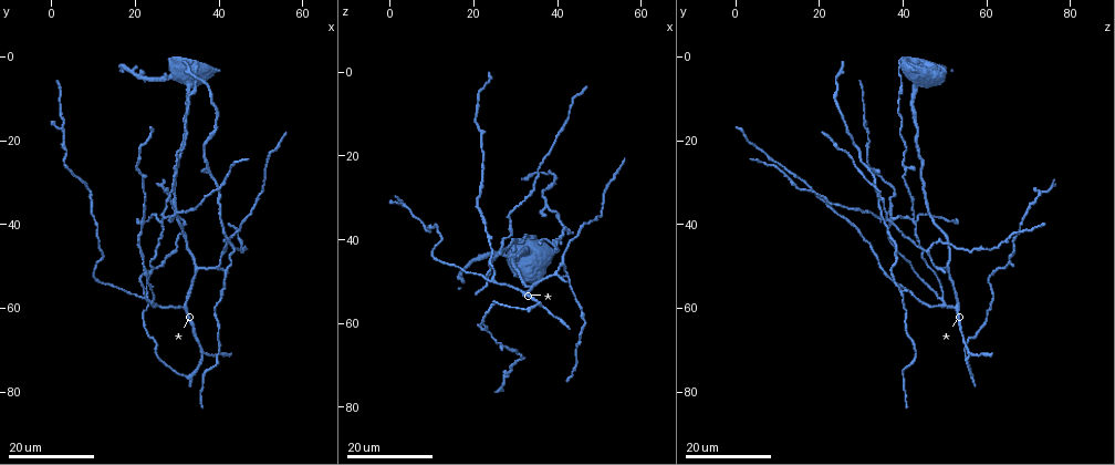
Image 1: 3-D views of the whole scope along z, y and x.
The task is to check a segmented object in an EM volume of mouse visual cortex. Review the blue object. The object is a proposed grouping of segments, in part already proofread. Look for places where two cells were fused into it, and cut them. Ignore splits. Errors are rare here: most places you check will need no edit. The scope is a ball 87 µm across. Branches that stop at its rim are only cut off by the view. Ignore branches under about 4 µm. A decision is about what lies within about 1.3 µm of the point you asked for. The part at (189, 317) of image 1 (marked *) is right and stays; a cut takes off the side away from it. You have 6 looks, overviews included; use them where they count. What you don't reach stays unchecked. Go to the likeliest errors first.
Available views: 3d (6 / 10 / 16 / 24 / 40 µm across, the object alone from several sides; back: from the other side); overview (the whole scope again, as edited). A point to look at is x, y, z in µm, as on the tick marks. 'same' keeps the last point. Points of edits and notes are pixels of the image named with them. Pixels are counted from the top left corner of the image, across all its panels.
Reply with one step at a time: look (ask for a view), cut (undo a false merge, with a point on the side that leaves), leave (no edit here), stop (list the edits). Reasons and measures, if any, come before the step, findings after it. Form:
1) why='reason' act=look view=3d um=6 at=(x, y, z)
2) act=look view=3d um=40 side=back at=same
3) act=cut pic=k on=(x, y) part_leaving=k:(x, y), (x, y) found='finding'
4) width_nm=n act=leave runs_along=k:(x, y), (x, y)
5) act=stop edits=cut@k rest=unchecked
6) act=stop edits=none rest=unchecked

why='looks like a crossing' act=look view=3d um=24 at=(27.0, 39.0, 42.5)

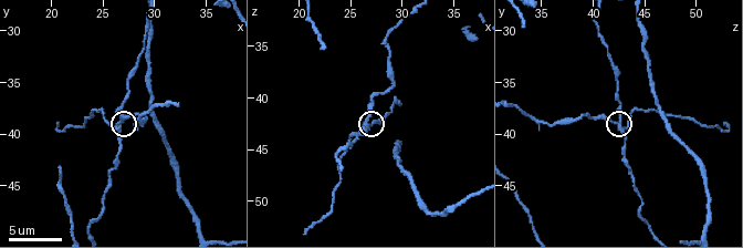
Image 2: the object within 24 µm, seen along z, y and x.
why='zoom in' act=look view=3d um=6 at=(26.6, 38.8, 42.2)

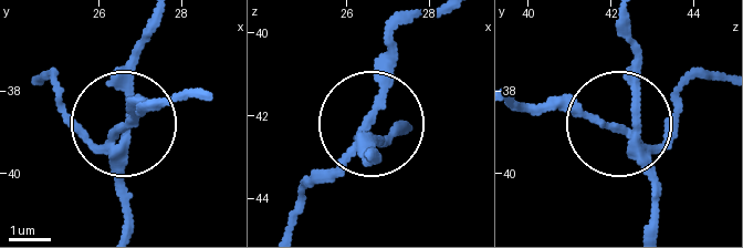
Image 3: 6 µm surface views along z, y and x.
width_nm=230 act=cut pic=3 on=(69, 115) part_leaving=3:(632, 141), (573, 112), (513, 102) found='a second cell is stuck on'

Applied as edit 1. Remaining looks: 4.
act=look view=3d um=16 at=(23.0, 58.0, 49.0)

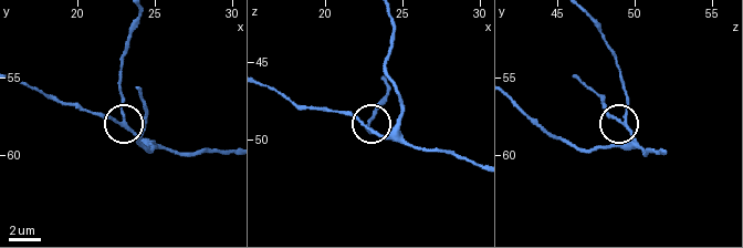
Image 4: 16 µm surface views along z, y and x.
act=look view=3d um=6 at=(23.0, 57.8, 49.4)

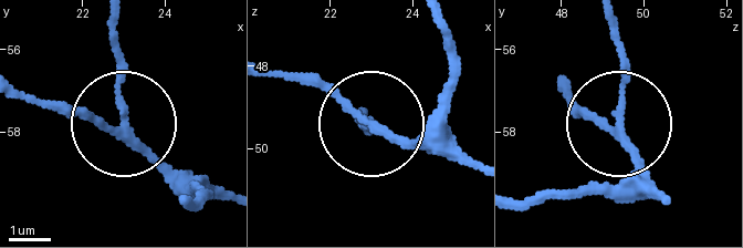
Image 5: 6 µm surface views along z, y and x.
act=leave runs_along=5:(220, 187), (188, 177), (136, 131), (23, 100) found='all the same cell'

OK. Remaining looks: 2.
why='branch point' act=look view=3d um=24 at=(42.0, 46.5, 45.5)

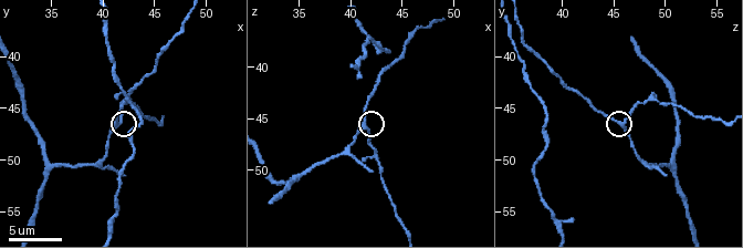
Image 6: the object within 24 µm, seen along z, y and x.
act=look view=3d um=6 at=(41.4, 46.4, 45.8)

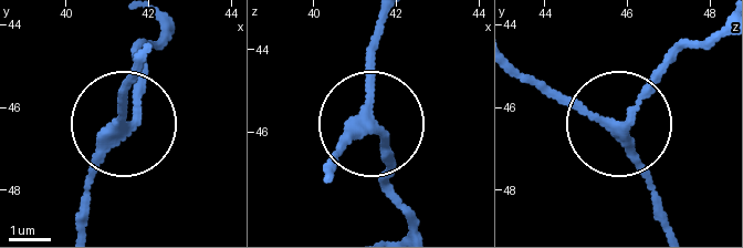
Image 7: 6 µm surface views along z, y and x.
arms=3 act=leave runs_along=7:(321, 176), (377, 123), (385, 189) found='one cell here'

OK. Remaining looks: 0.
act=stop edits=cut@3 rest=unchecked

